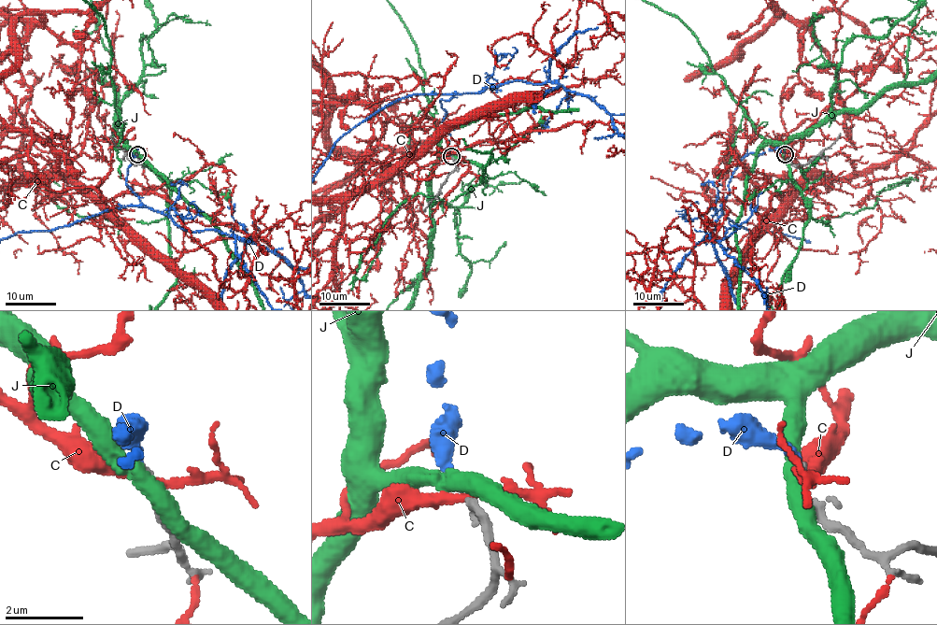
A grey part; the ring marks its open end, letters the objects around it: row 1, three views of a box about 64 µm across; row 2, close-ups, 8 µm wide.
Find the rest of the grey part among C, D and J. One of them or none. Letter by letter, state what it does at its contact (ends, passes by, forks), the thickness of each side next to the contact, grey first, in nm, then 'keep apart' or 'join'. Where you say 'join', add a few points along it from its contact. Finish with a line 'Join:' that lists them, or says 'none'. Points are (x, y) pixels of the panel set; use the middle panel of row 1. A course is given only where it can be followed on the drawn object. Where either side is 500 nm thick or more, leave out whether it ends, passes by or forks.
C: it passes by; calibres 130 and 280 nm; keep apart
D: it ends; calibres 120 and 240 nm; join
J: it passes by; calibres 150 and 440 nm; keep apart
Join: D

